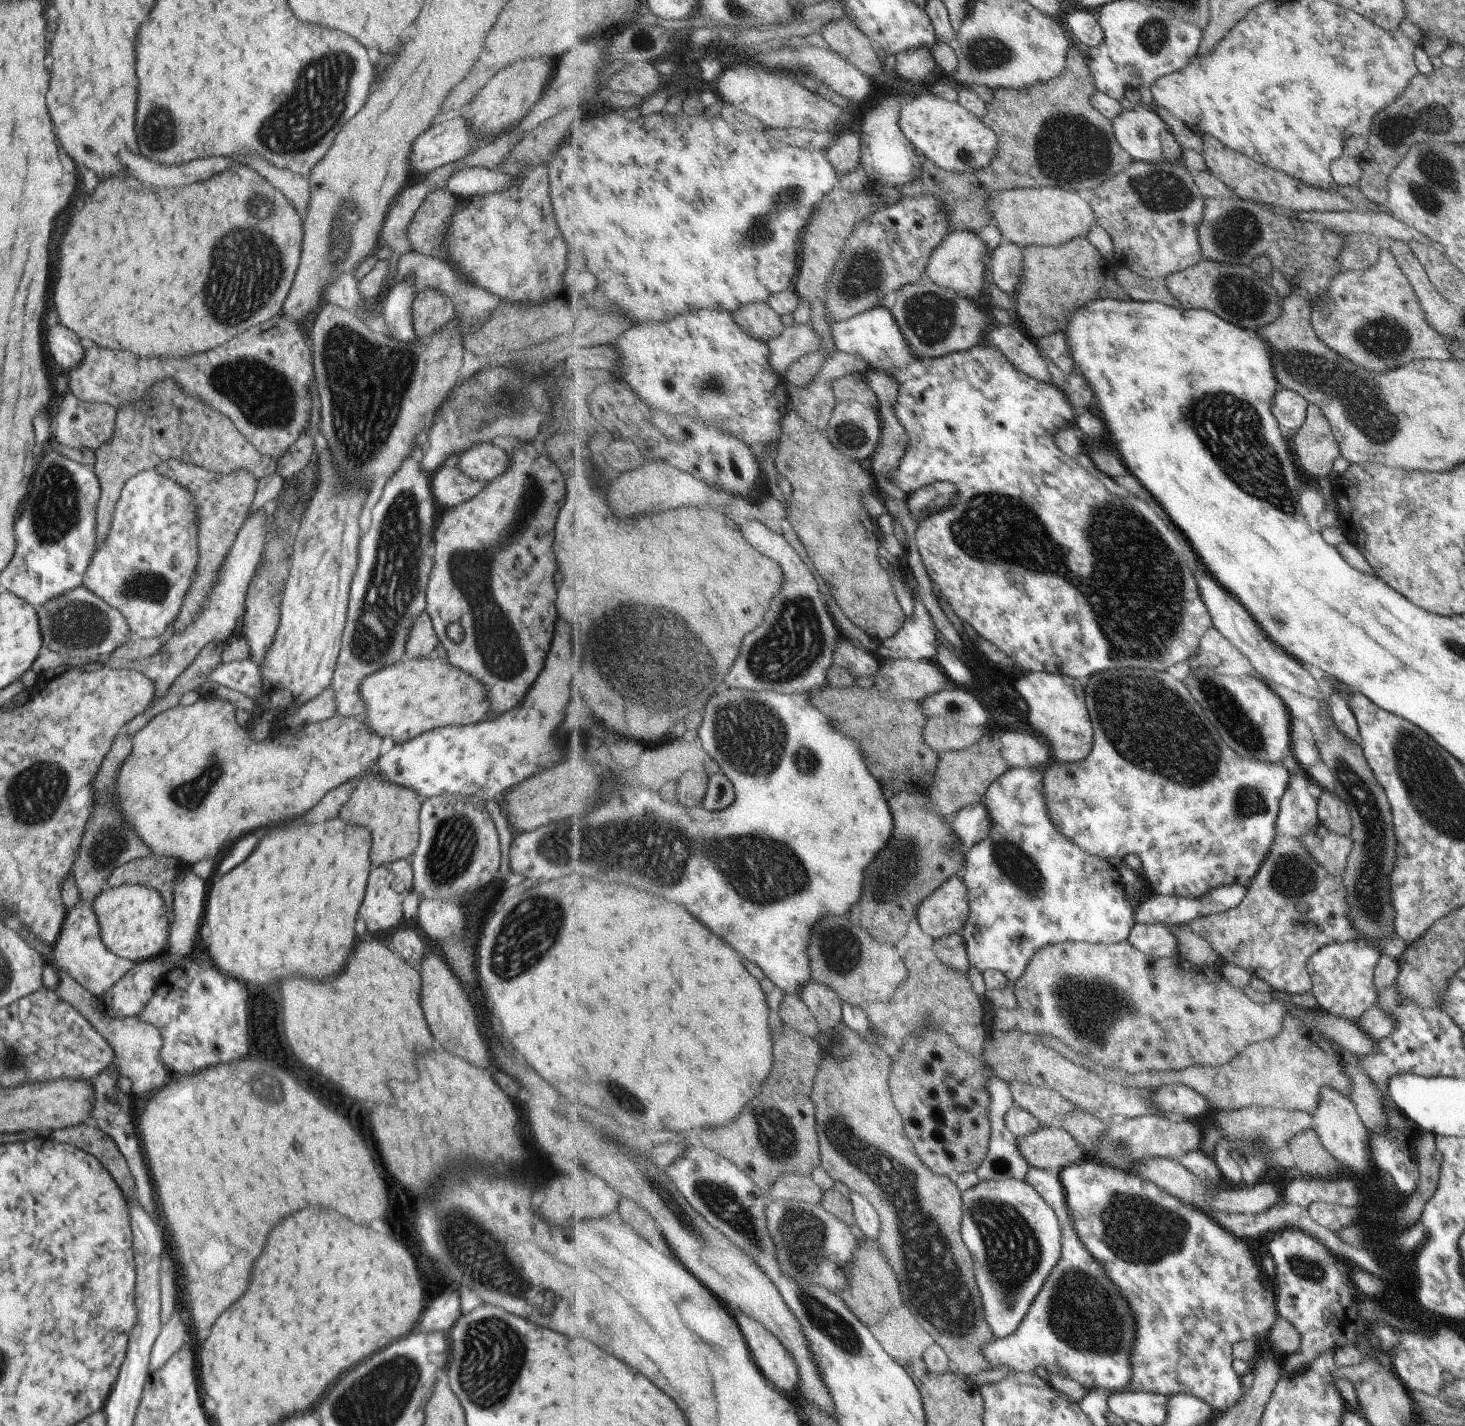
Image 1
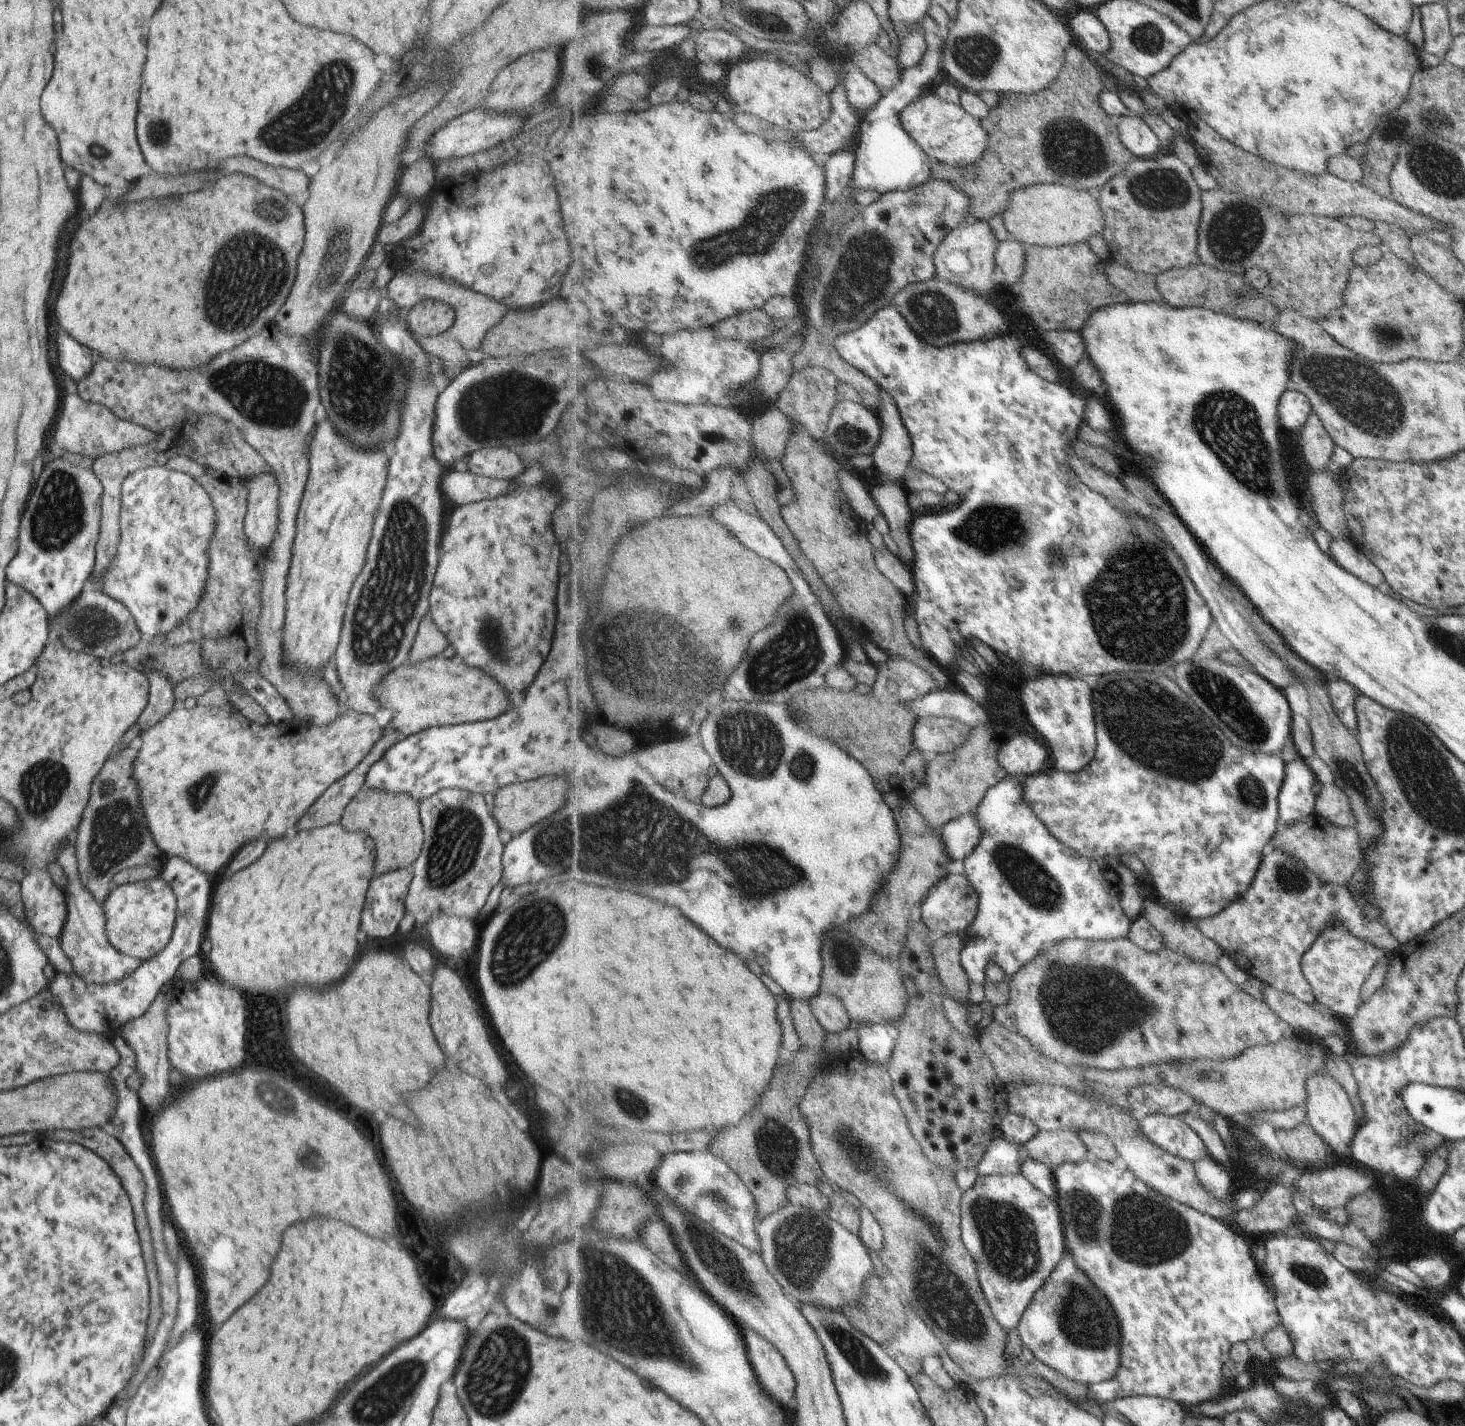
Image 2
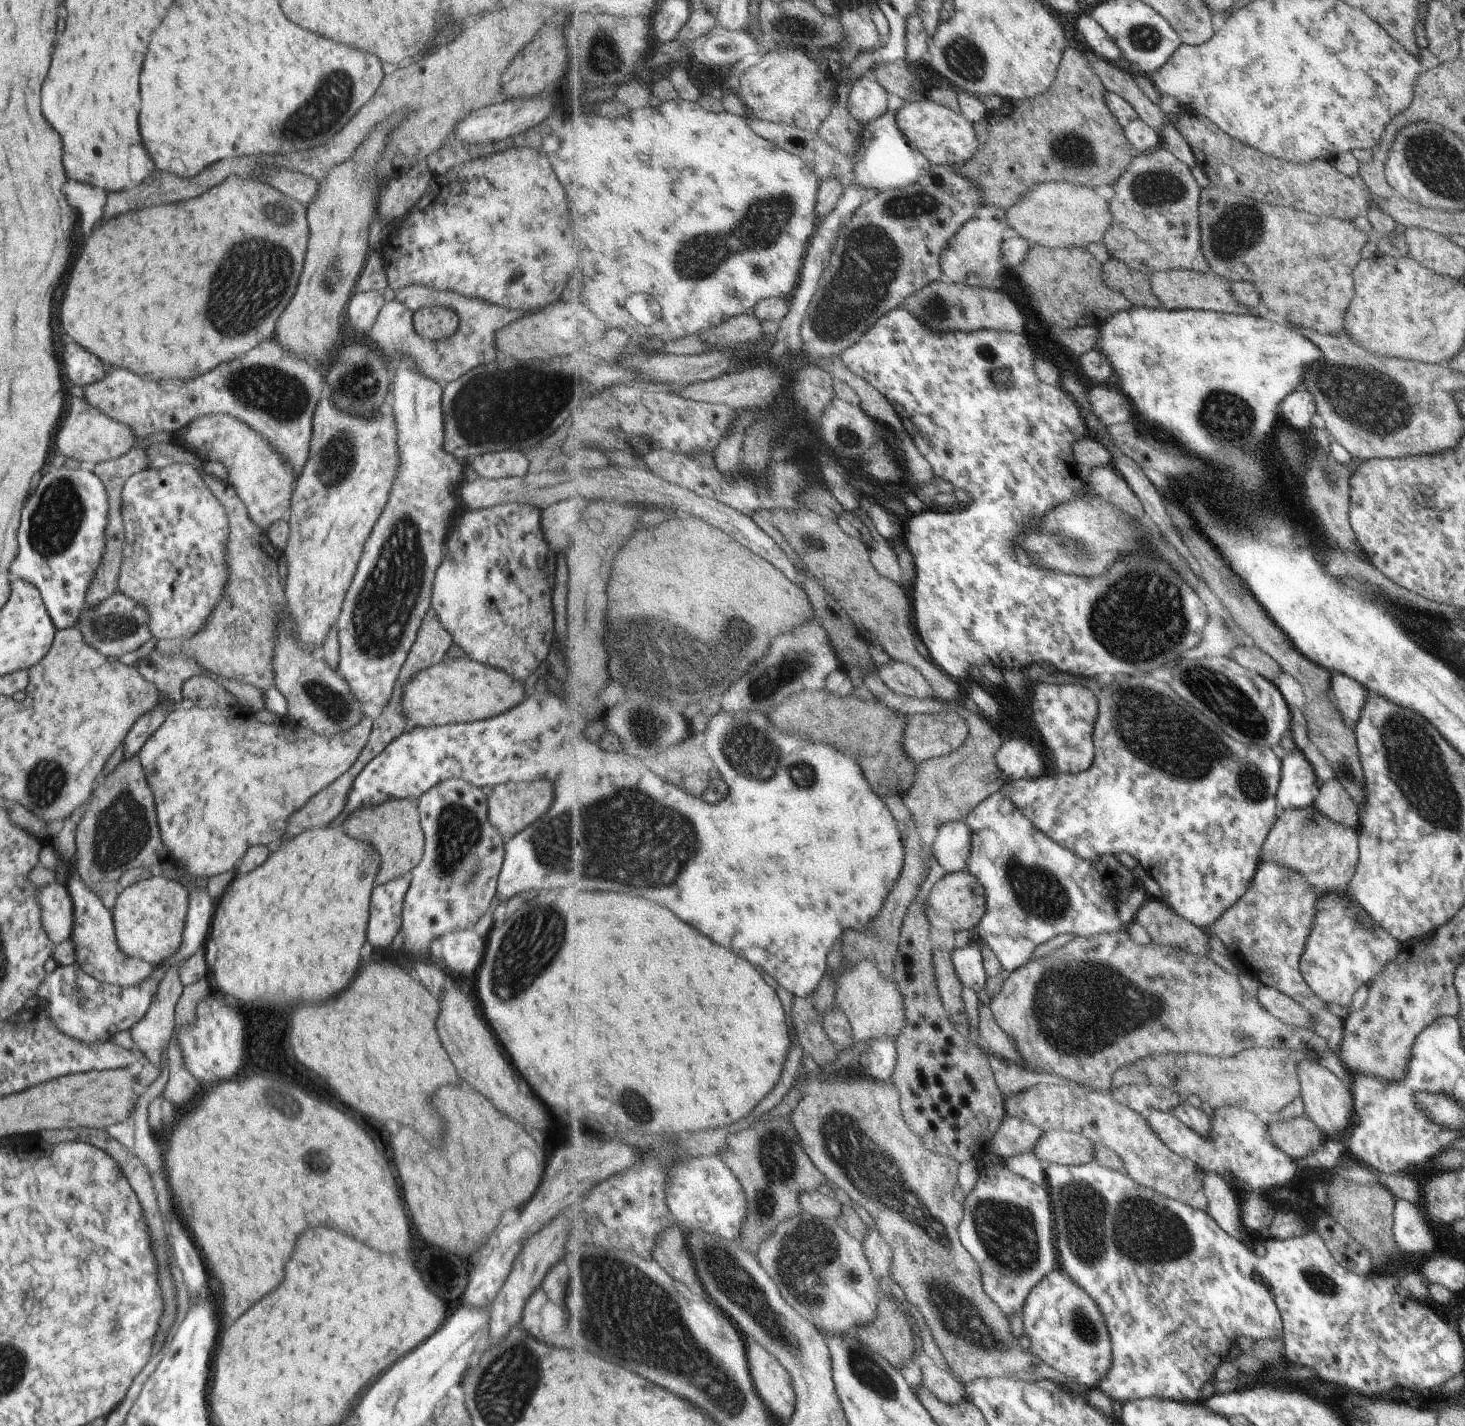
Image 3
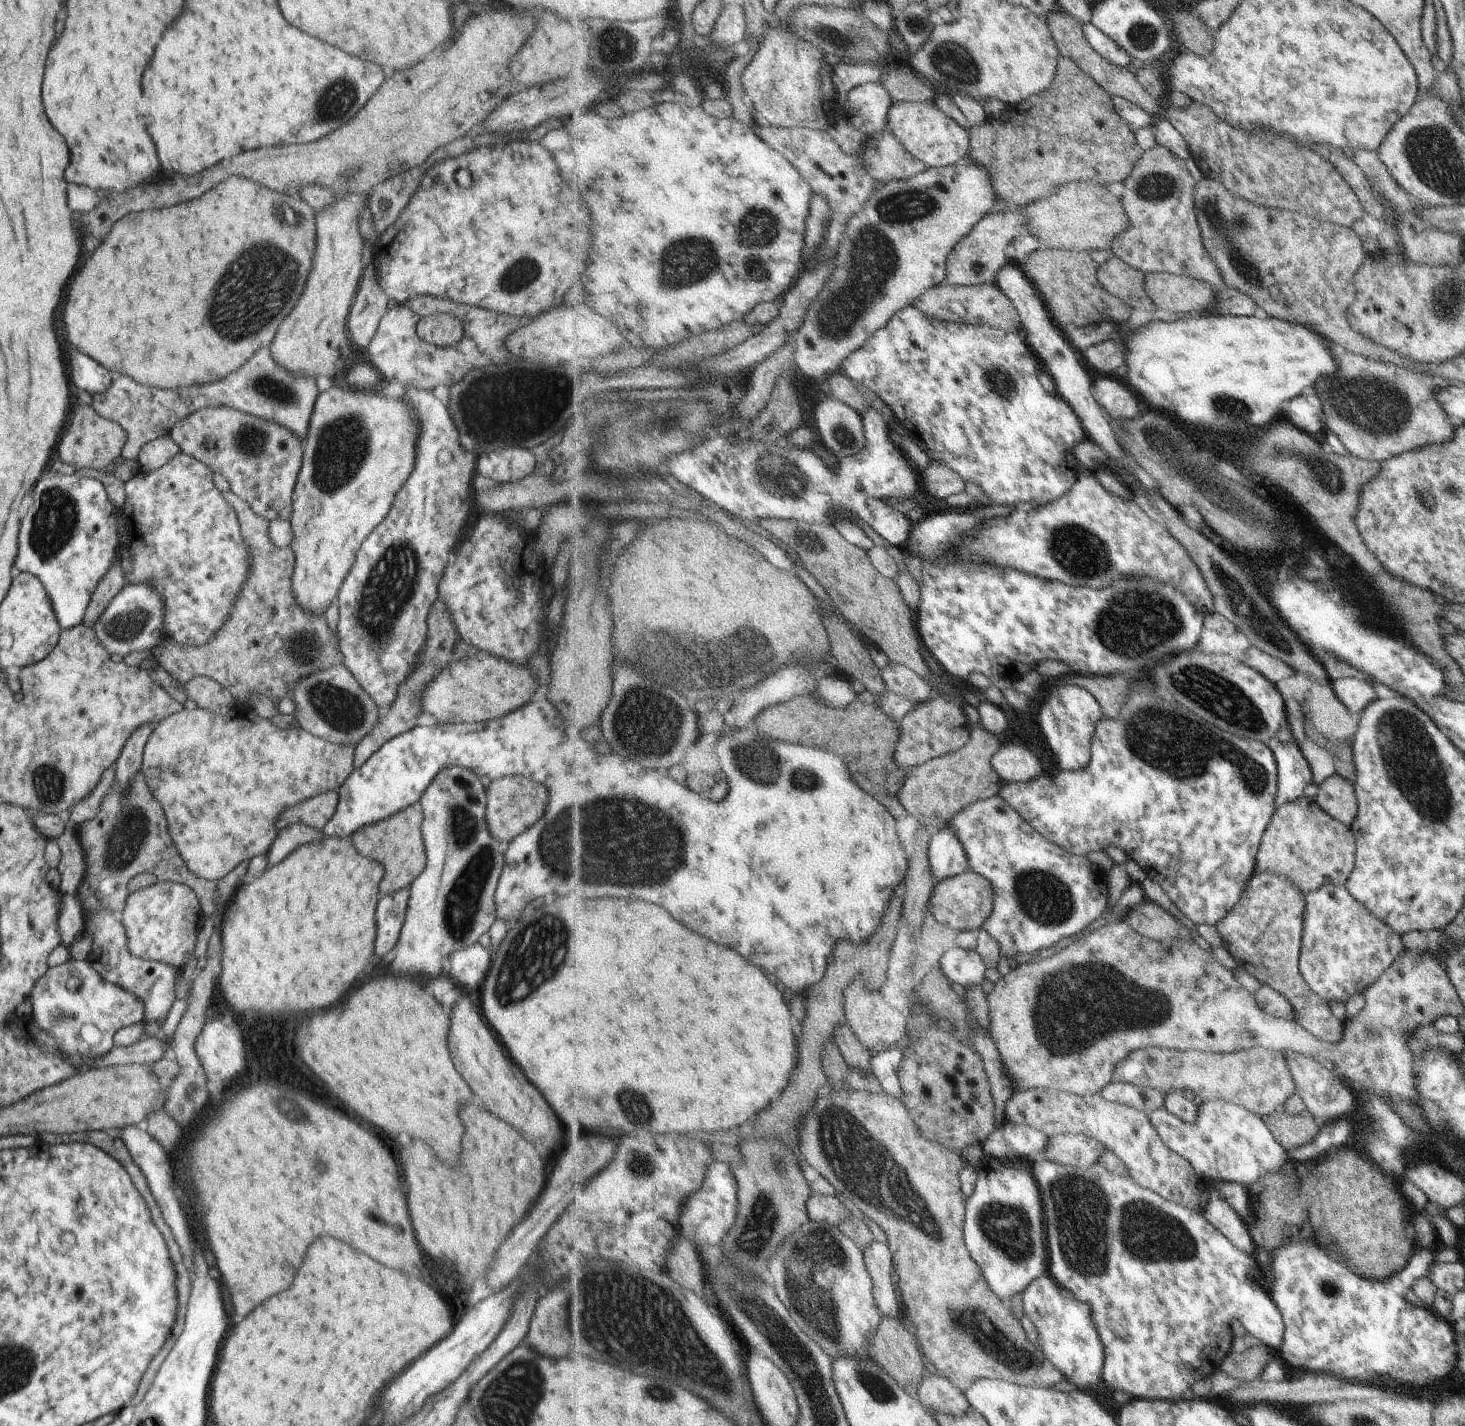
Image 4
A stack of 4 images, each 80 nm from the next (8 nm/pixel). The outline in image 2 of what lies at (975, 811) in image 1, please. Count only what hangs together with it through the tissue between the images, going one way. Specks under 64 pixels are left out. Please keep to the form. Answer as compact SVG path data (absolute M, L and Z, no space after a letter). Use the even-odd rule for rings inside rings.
M969 813L949 821L940 834L947 856L955 862L964 862L977 848L982 837L982 828L976 814Z

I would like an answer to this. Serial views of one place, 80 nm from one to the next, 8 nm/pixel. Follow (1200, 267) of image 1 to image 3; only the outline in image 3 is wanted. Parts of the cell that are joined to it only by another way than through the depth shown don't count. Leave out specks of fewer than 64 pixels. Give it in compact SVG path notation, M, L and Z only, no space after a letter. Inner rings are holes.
M1163 269L1163 272L1155 272L1152 279L1152 289L1155 296L1162 302L1162 306L1170 311L1178 310L1203 310L1221 311L1222 313L1233 313L1236 315L1250 314L1245 307L1237 305L1229 281L1221 278L1213 270L1210 272L1190 271L1189 269Z

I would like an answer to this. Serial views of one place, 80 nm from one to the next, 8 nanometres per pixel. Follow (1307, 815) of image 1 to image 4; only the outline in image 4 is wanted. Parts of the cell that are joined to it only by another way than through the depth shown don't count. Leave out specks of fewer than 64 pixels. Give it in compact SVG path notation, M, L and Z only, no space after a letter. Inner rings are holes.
M1271 738L1271 754L1277 766L1277 794L1275 806L1298 799L1313 788L1312 774L1299 745L1295 742L1283 744Z

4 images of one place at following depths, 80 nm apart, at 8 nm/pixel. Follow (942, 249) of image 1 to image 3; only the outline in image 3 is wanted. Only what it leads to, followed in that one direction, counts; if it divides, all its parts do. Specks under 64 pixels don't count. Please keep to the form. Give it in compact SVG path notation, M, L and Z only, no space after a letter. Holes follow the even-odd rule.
M991 217L990 219L970 220L942 254L942 269L945 279L953 283L965 283L974 287L998 286L1003 280L1003 267L1005 266L1001 246L1003 240L1011 235L1011 228L1007 219Z

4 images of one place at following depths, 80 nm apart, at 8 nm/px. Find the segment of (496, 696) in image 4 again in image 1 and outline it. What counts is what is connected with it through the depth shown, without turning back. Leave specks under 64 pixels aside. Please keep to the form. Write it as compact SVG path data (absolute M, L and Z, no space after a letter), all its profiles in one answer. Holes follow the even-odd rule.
M434 654L418 659L401 656L396 663L360 680L358 693L364 702L363 722L372 733L391 738L395 744L434 728L482 721L490 712L484 684Z

